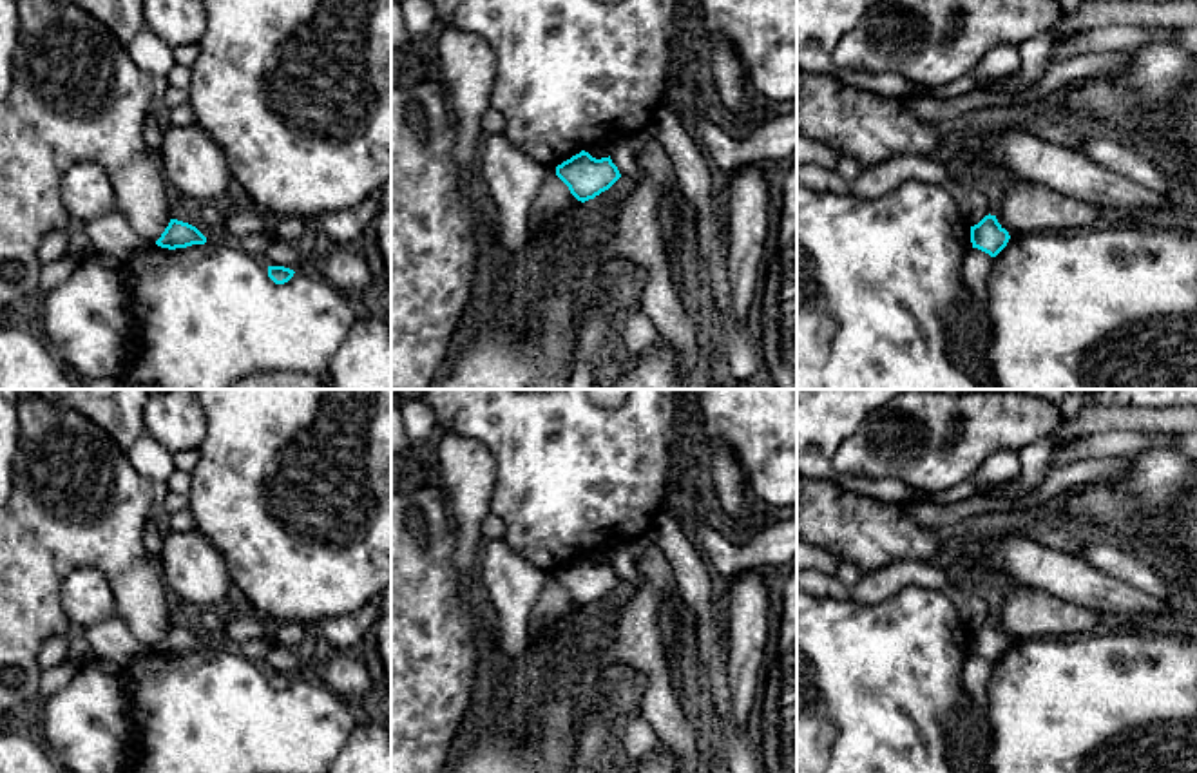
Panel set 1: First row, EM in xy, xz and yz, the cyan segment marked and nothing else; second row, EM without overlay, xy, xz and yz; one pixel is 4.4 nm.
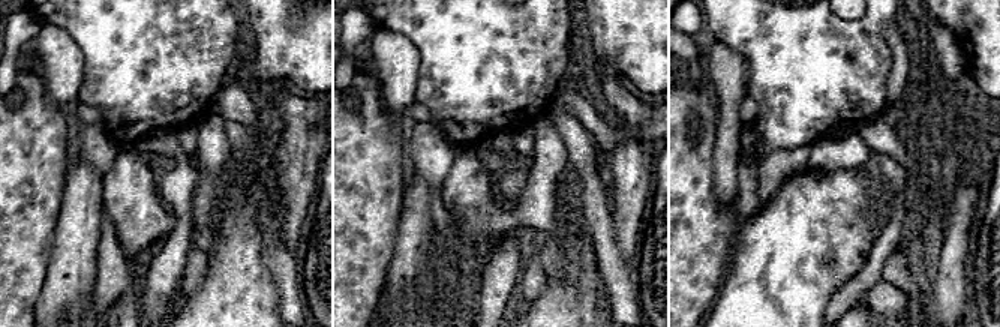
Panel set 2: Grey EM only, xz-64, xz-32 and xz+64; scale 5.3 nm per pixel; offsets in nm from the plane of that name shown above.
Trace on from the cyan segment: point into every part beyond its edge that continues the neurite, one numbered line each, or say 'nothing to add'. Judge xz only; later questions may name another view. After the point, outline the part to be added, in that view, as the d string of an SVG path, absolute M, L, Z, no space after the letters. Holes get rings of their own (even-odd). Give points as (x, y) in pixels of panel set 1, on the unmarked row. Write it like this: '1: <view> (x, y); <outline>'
nothing to add

